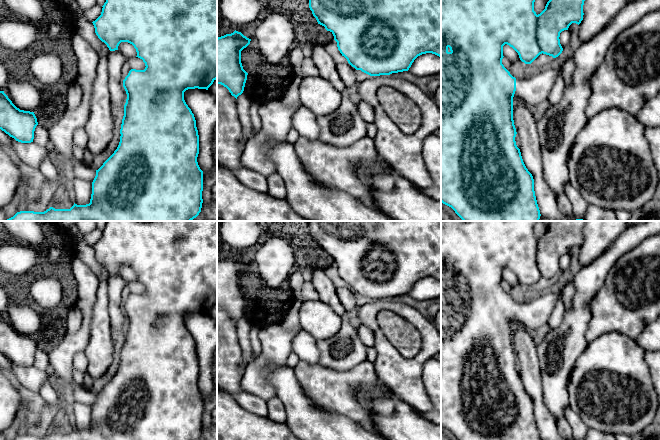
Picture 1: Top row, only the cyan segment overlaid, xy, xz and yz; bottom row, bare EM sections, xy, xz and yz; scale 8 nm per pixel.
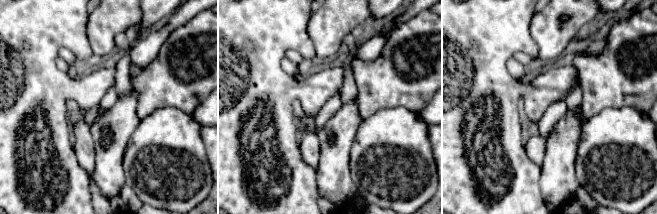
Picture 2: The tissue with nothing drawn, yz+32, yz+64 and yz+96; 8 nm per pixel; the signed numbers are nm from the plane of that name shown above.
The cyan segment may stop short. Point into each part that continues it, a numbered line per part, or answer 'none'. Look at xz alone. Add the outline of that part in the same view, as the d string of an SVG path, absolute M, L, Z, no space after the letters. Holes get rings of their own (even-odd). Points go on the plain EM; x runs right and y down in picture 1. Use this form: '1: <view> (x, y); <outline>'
1: xz (404, 376); M389 299L370 300L358 305L356 312L361 325L371 329L374 335L373 348L377 352L374 368L378 379L417 411L432 410L433 404L422 380L422 370L426 361L441 352L441 334L433 319L410 305ZM382 310L399 315L418 330L424 346L415 357L404 358L385 337L377 321L377 315Z

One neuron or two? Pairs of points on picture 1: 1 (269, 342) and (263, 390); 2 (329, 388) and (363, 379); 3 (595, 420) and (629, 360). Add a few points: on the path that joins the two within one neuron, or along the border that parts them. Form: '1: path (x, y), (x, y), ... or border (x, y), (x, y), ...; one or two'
1: path (269, 354), (258, 366), (258, 378); one
2: path (337, 388), (343, 388), (355, 382); one
3: path (602, 405), (611, 394), (611, 378), (614, 375); one

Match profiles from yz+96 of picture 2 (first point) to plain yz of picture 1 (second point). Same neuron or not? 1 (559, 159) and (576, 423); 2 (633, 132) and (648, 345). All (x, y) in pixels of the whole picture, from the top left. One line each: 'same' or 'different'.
1: different
2: different

